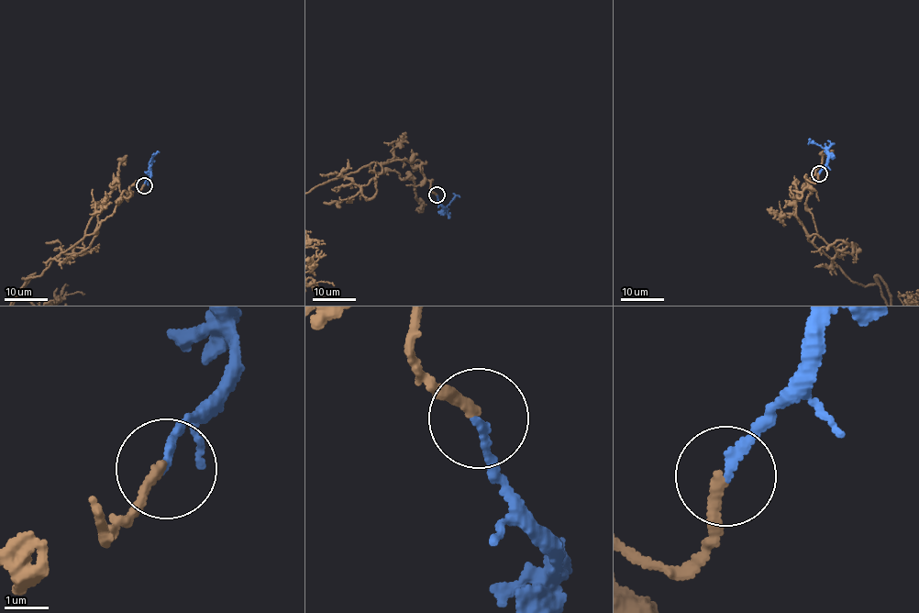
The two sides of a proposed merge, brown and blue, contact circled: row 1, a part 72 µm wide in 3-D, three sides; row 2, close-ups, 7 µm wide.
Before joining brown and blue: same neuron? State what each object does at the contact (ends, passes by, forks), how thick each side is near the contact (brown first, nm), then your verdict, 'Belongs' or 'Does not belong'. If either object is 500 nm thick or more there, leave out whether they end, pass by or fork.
At the ring brown ends. At the ring blue ends. Thickness 220 nm (brown) against 180 nm. Belongs

